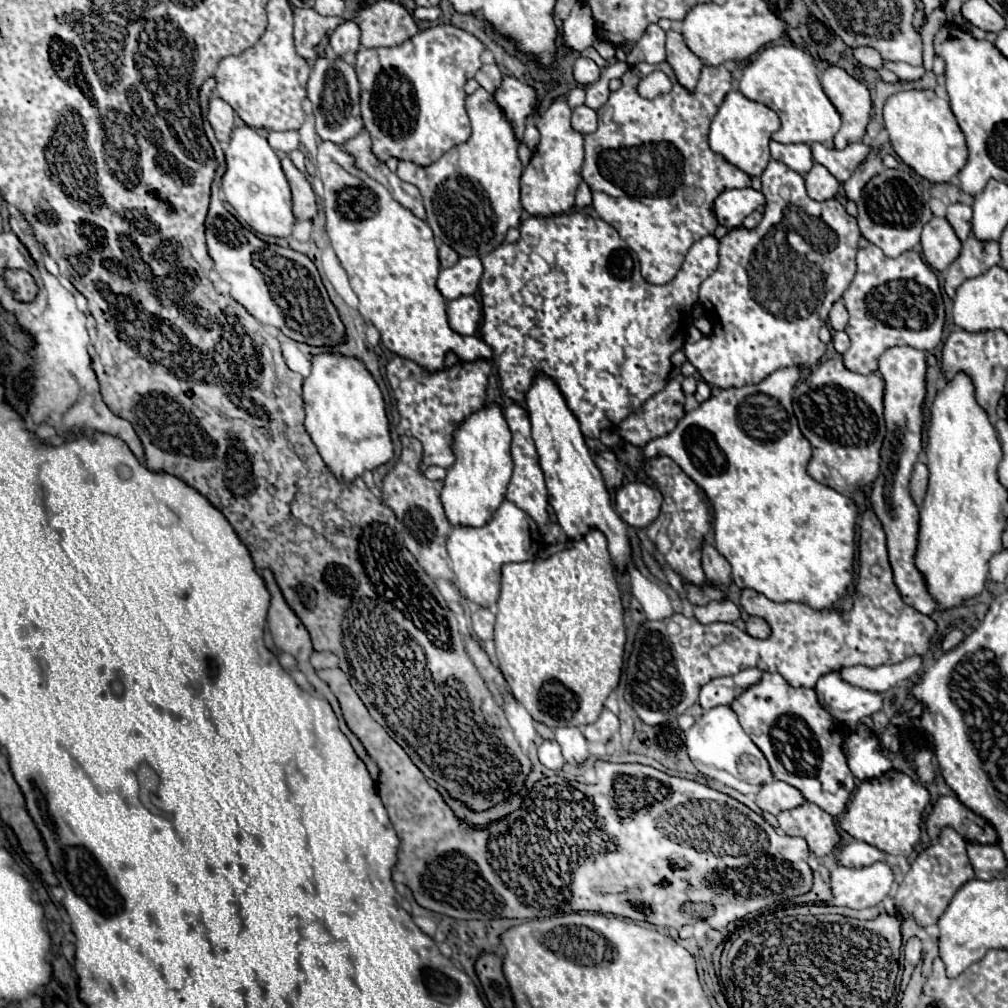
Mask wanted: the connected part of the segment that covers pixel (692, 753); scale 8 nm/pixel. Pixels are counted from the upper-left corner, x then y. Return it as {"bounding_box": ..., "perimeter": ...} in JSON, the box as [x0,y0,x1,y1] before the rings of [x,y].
{"bounding_box":[685,707,773,793],"perimeter":[[[713,707],[709,709],[689,731],[685,739],[689,759],[699,773],[717,779],[729,787],[735,787],[743,793],[755,793],[761,785],[773,781],[773,773],[767,765],[767,759],[759,747],[749,739],[743,727],[737,721],[737,715],[731,707]]]}

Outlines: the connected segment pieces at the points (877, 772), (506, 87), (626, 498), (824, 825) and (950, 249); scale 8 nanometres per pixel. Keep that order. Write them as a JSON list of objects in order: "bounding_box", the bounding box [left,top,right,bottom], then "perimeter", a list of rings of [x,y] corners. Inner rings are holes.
[{"bounding_box":[845,729,893,779],"perimeter":[[[851,729],[845,739],[845,755],[851,773],[861,779],[875,779],[893,769],[891,759],[887,759],[879,745],[878,738],[873,732],[862,729]]]},{"bounding_box":[495,77,537,167],"perimeter":[[[503,77],[503,83],[495,93],[495,101],[499,103],[499,107],[503,109],[503,113],[507,115],[507,119],[513,127],[513,133],[519,141],[519,159],[521,159],[523,167],[527,167],[527,159],[531,159],[533,151],[523,141],[523,133],[525,133],[527,117],[533,115],[533,111],[535,111],[537,91],[531,85],[521,83],[515,77]]]},{"bounding_box":[615,481,663,529],"perimeter":[[[641,481],[623,485],[615,495],[615,511],[623,521],[637,529],[649,527],[657,519],[661,503],[663,503],[661,491]]]},{"bounding_box":[777,801,839,857],"perimeter":[[[809,801],[795,809],[781,811],[777,815],[777,821],[787,835],[805,839],[809,851],[813,851],[819,857],[829,855],[839,841],[833,817]]]},{"bounding_box":[921,217,961,271],"perimeter":[[[933,217],[921,233],[925,261],[935,271],[945,271],[961,251],[961,241],[945,217]]]}]

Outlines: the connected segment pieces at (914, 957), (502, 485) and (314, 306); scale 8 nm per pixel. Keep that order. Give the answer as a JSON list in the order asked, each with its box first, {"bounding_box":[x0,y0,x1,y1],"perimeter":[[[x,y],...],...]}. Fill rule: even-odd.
[{"bounding_box":[903,937,921,985],"perimeter":[[[911,937],[907,943],[905,943],[905,971],[903,971],[903,985],[909,981],[915,965],[919,963],[921,959],[921,941],[917,937]]]},{"bounding_box":[441,405,513,527],"perimeter":[[[491,405],[479,413],[473,413],[453,435],[453,451],[457,455],[455,465],[447,471],[441,501],[445,515],[453,527],[483,527],[505,499],[507,483],[513,473],[511,461],[511,431],[505,423],[503,411]]]},{"bounding_box":[199,77,347,349],"perimeter":[[[209,77],[201,89],[199,89],[199,99],[201,99],[201,112],[205,133],[210,143],[215,147],[215,158],[219,162],[219,171],[213,183],[211,191],[211,207],[207,213],[207,249],[209,255],[215,263],[215,269],[221,275],[220,280],[211,280],[219,293],[230,295],[239,301],[257,321],[265,325],[273,325],[281,329],[287,337],[299,341],[299,343],[309,343],[309,345],[325,345],[325,349],[335,347],[335,343],[345,343],[347,333],[345,325],[339,317],[339,311],[329,299],[329,293],[321,281],[321,275],[315,267],[315,263],[305,257],[303,253],[279,247],[279,245],[267,245],[261,239],[255,239],[255,235],[249,229],[243,229],[243,225],[225,209],[223,201],[219,199],[219,187],[221,187],[221,177],[226,171],[226,160],[221,143],[217,141],[215,133],[207,121],[207,111],[209,111],[209,99],[215,89],[215,77]],[[255,267],[259,271],[255,271]],[[265,277],[265,283],[263,283]],[[275,303],[279,307],[275,307]]]}]

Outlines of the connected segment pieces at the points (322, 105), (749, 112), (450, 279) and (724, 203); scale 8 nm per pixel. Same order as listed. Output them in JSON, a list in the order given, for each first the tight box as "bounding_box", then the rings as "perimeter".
[{"bounding_box":[307,57,363,145],"perimeter":[[[327,57],[317,59],[315,69],[307,83],[307,93],[313,105],[317,135],[321,139],[343,145],[355,135],[359,135],[359,131],[363,131],[363,121],[359,115],[359,81],[355,69],[347,65],[343,59],[333,59],[333,61]]]},{"bounding_box":[709,91,781,177],"perimeter":[[[731,91],[725,97],[723,105],[719,107],[719,111],[717,111],[717,115],[715,115],[713,123],[711,123],[709,145],[727,163],[739,167],[749,177],[761,177],[767,163],[771,161],[771,153],[769,153],[771,135],[779,127],[781,127],[781,123],[779,123],[779,117],[777,117],[777,113],[773,109],[769,109],[769,107],[765,107],[761,103],[749,101],[739,91]]]},{"bounding_box":[437,257,481,301],"perimeter":[[[461,257],[453,267],[441,269],[437,289],[447,301],[453,301],[463,295],[473,295],[479,287],[479,279],[481,279],[479,257]]]},{"bounding_box":[713,187,765,229],"perimeter":[[[747,187],[747,189],[729,189],[723,191],[715,203],[713,211],[719,221],[719,225],[727,229],[735,229],[743,225],[743,219],[751,215],[755,209],[759,209],[765,203],[763,193]]]}]

